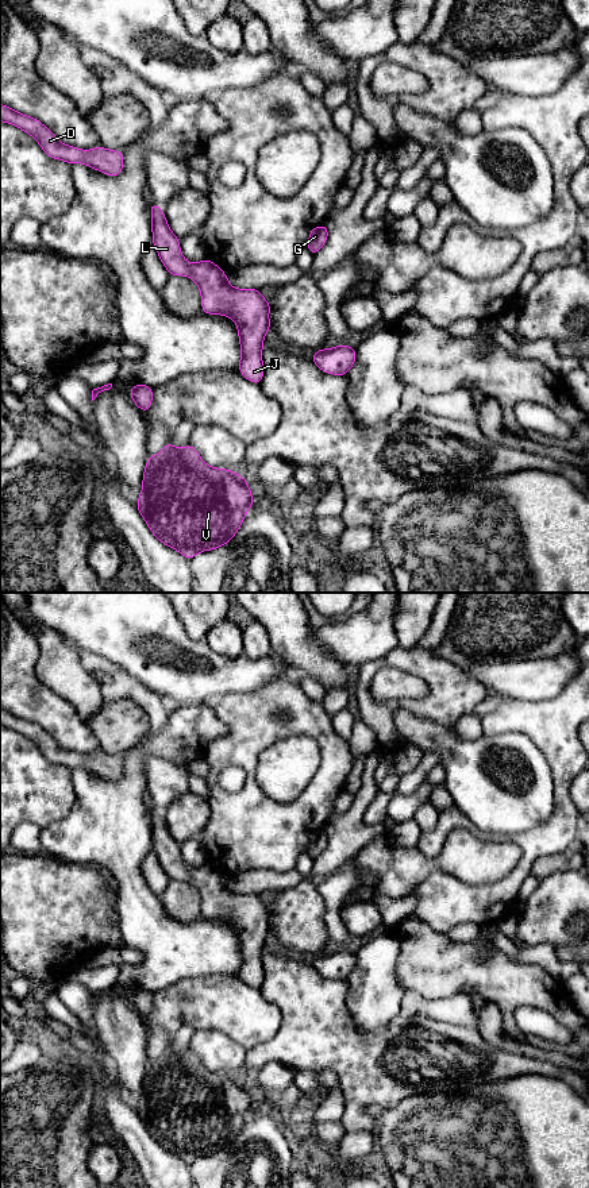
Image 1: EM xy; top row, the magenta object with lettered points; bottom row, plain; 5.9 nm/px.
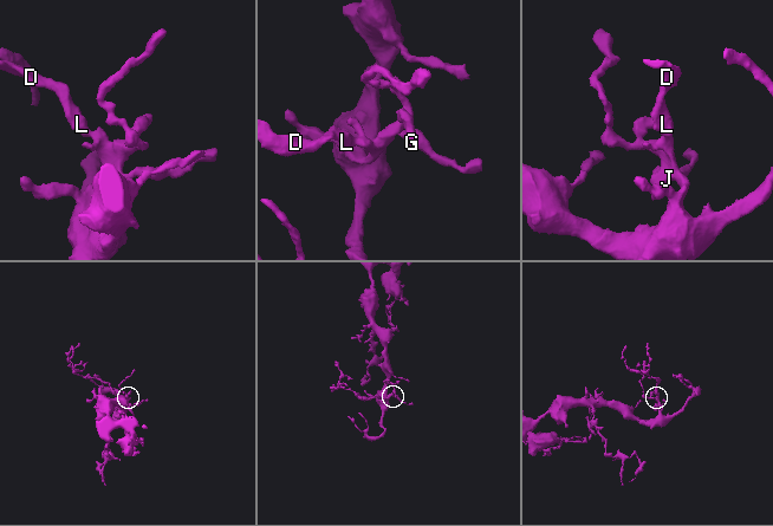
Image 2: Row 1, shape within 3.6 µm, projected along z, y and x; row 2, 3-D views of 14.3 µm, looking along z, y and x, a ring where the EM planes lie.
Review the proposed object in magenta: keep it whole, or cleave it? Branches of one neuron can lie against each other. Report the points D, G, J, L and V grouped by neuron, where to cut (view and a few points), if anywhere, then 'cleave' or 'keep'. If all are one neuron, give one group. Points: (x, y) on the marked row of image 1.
groups D G J L V; cut none; keep

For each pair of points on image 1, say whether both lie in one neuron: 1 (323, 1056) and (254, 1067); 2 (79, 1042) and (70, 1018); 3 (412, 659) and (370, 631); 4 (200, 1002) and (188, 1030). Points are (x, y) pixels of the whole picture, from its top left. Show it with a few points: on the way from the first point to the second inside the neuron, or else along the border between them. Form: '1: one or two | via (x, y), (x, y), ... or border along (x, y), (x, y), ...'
1: one | via (305, 1053), (272, 1053)
2: one | via (77, 1037), (77, 1029), (73, 1023)
3: two | border along (393, 616), (393, 629), (397, 639), (396, 648)
4: two | border along (195, 1028), (183, 1025), (169, 1037)

